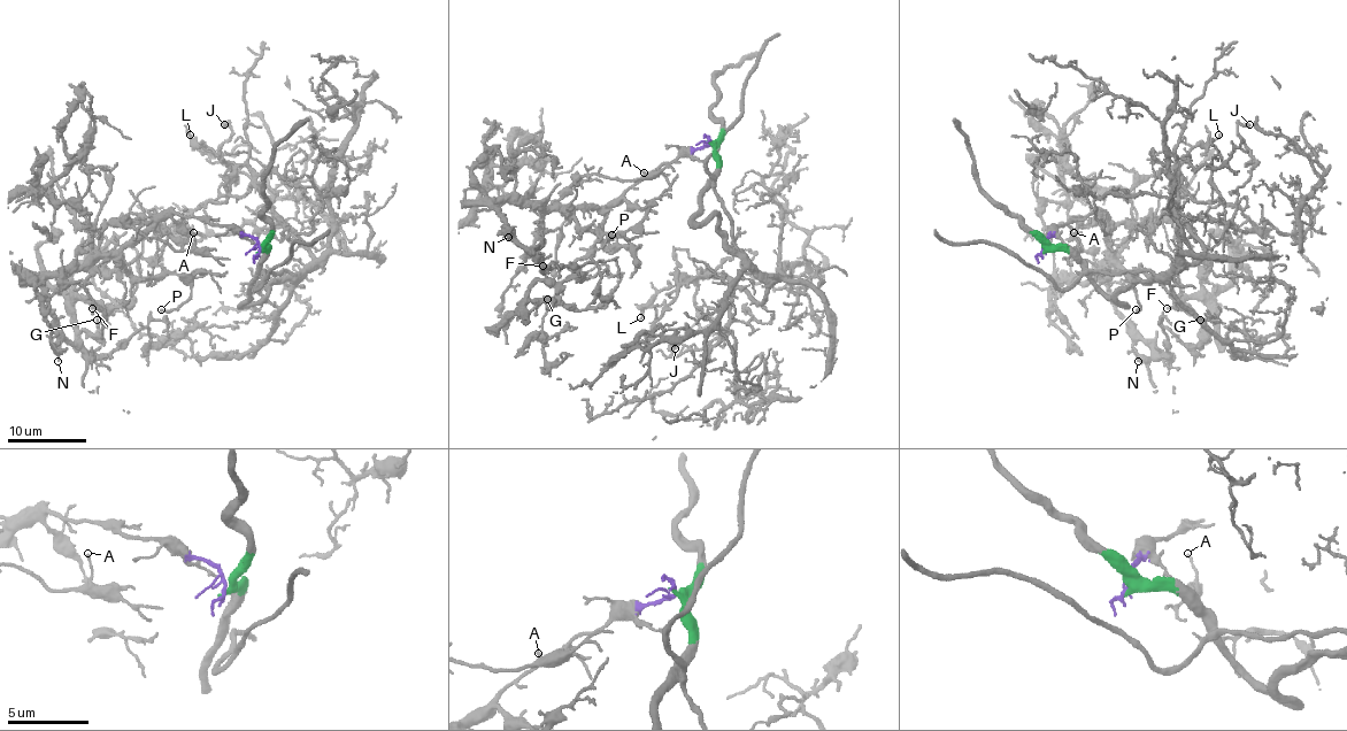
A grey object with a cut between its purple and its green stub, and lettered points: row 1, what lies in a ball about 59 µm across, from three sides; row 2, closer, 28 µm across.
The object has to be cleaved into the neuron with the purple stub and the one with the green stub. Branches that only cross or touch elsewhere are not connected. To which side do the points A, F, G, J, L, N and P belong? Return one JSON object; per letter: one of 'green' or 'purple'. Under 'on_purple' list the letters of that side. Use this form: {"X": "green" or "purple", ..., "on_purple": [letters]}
{"A": "purple", "F": "purple", "G": "purple", "J": "green", "L": "green", "N": "purple", "P": "purple", "on_purple": ["A", "F", "G", "N", "P"]}

